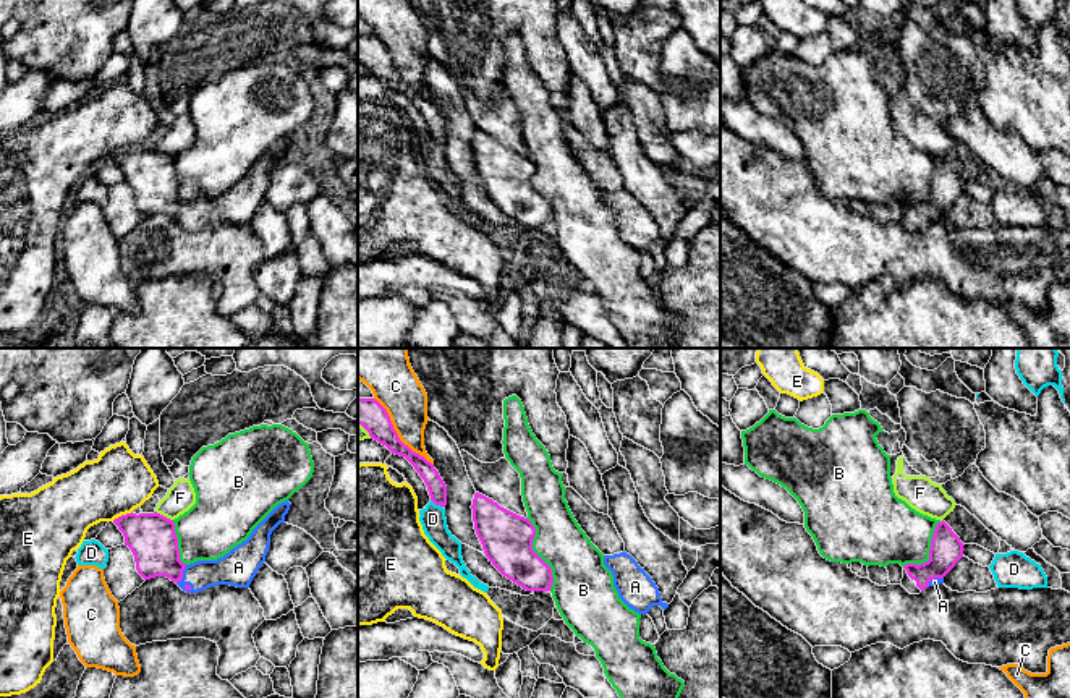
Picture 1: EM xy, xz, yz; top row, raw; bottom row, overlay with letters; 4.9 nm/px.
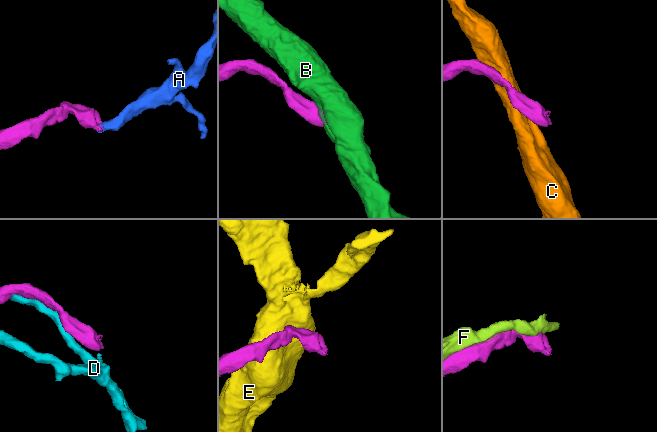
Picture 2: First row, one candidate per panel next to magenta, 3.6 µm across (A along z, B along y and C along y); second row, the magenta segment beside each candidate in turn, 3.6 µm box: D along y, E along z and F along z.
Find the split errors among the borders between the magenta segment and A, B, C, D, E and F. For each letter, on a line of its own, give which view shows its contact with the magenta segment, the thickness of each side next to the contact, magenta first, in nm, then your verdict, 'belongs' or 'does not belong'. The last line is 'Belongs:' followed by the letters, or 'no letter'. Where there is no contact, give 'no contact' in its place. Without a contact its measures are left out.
A: xy | 240/150 nm | belongs
B: xz | 260/280 nm | does not belong
C: xz | 150/240 nm | does not belong
D: xz | 90/130 nm | does not belong
E: xy | 240/320 nm | does not belong
F: xy | 240/140 nm | does not belong
Belongs: A

